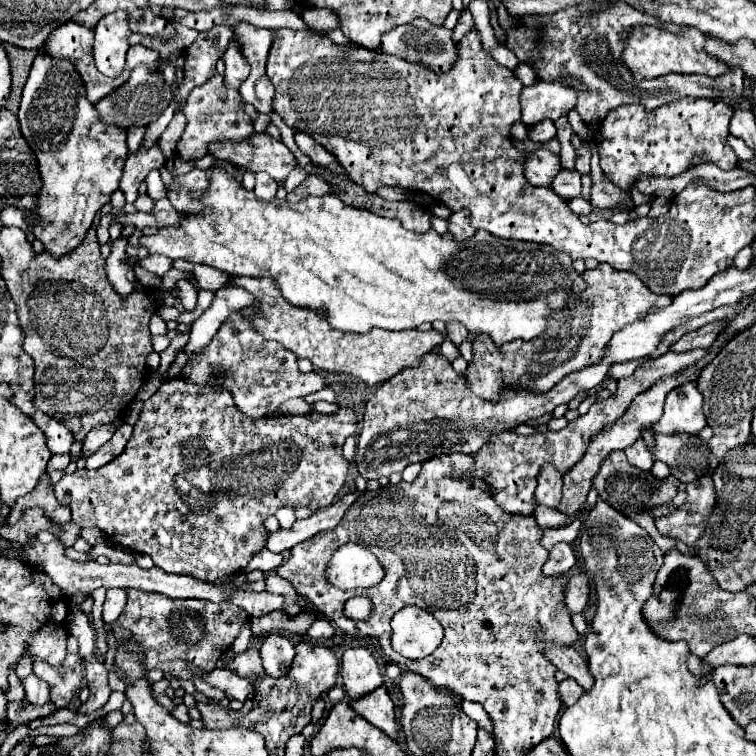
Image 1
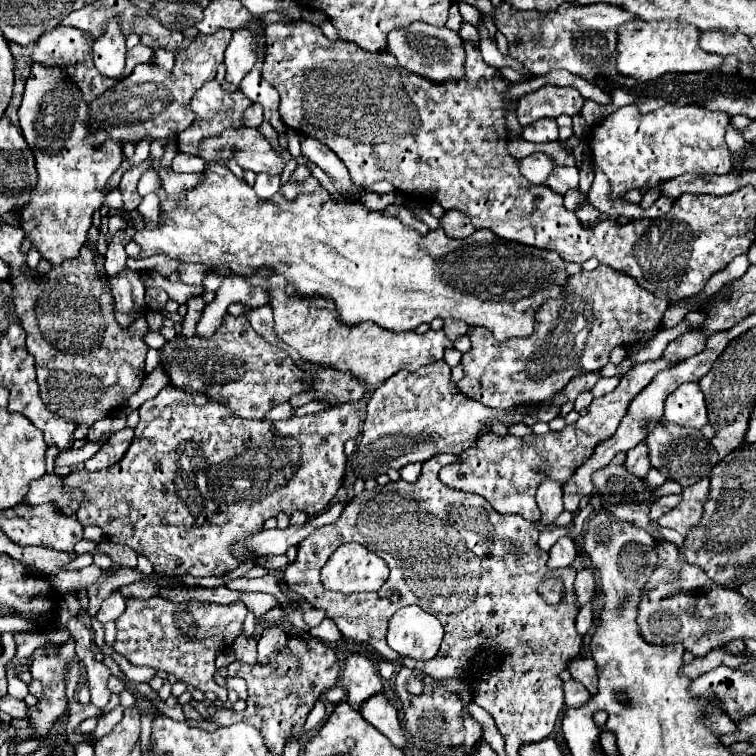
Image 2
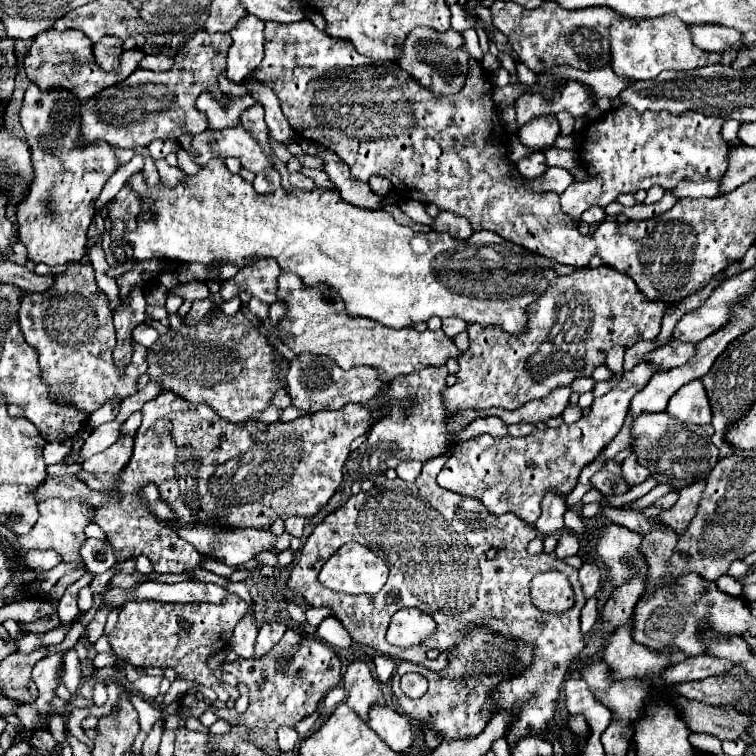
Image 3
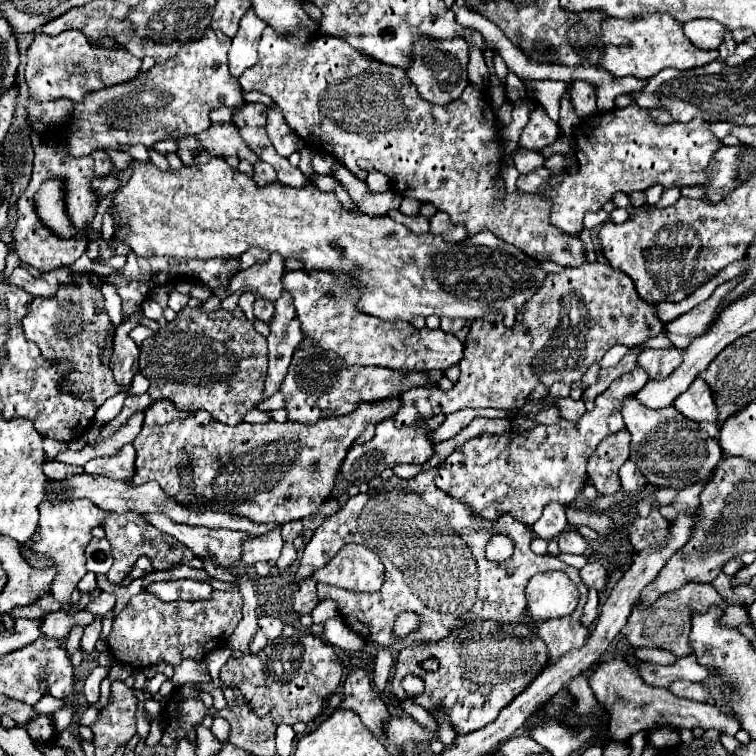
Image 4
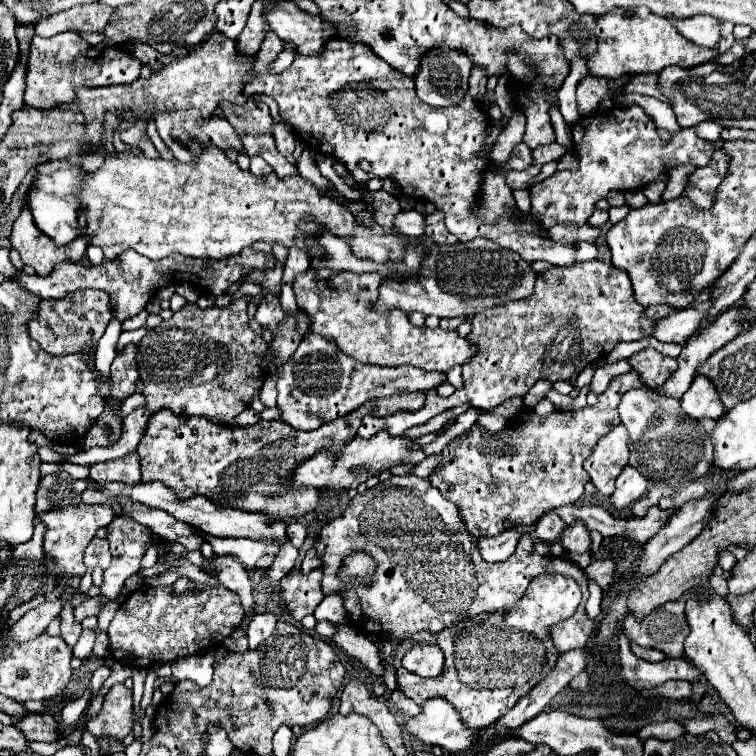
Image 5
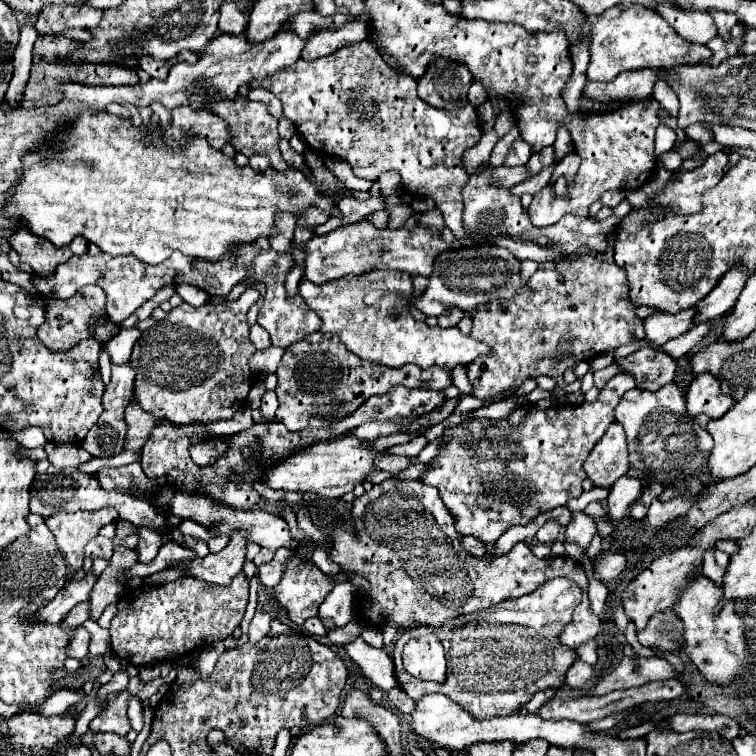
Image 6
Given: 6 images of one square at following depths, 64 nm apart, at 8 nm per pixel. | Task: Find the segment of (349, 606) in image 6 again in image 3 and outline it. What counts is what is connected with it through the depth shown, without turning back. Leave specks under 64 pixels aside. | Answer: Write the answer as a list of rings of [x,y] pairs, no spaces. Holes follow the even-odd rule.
[[[308,608],[306,610],[306,618],[310,626],[318,626],[324,618],[328,618],[332,612],[328,612],[328,608]]]

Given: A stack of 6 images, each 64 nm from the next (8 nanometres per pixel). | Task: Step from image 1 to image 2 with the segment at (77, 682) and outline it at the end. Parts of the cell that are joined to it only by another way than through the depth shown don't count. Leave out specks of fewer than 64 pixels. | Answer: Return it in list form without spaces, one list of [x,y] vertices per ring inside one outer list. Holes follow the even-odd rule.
[[[68,640],[66,644],[60,646],[58,654],[42,656],[32,662],[30,674],[42,682],[42,696],[36,706],[28,708],[26,716],[30,720],[30,728],[36,732],[34,738],[38,740],[46,738],[58,716],[66,712],[68,700],[64,688],[64,670],[72,656],[74,656],[74,640]]]

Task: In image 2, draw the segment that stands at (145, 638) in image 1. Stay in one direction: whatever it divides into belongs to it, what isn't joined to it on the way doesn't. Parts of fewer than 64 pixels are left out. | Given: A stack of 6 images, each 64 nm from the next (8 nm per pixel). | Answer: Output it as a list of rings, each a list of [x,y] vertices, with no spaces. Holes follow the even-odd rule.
[[[154,596],[148,600],[128,600],[124,614],[116,620],[116,640],[114,650],[128,658],[134,666],[148,666],[174,674],[180,682],[192,684],[194,688],[206,692],[216,692],[218,700],[226,702],[226,688],[212,684],[216,674],[214,660],[236,640],[242,622],[246,618],[246,604],[220,606],[208,602],[170,602],[166,598]]]

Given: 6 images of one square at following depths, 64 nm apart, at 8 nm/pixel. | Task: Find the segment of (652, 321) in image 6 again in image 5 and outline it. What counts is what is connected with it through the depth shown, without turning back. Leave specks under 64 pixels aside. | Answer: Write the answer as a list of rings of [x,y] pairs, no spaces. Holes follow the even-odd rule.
[[[700,302],[692,308],[674,312],[666,318],[658,318],[656,320],[656,328],[652,330],[652,336],[660,342],[676,342],[676,344],[684,344],[692,332],[704,324],[706,316],[708,316],[708,308],[712,306],[712,302]]]

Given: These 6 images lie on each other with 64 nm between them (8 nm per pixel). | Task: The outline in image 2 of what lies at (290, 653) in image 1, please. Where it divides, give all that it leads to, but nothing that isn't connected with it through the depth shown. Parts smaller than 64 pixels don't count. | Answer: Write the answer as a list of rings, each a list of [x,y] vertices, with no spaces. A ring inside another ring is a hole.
[[[268,626],[258,638],[258,662],[266,664],[268,656],[276,650],[286,650],[286,632],[280,626]]]

